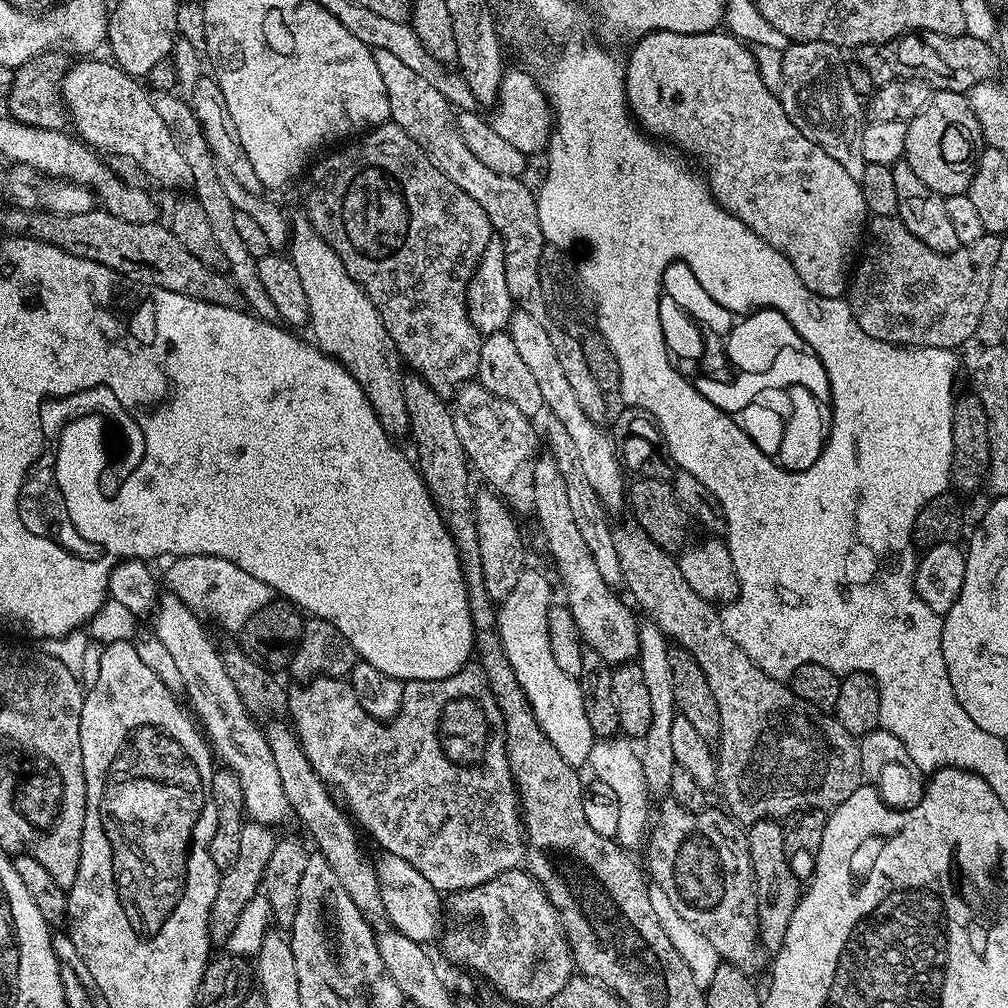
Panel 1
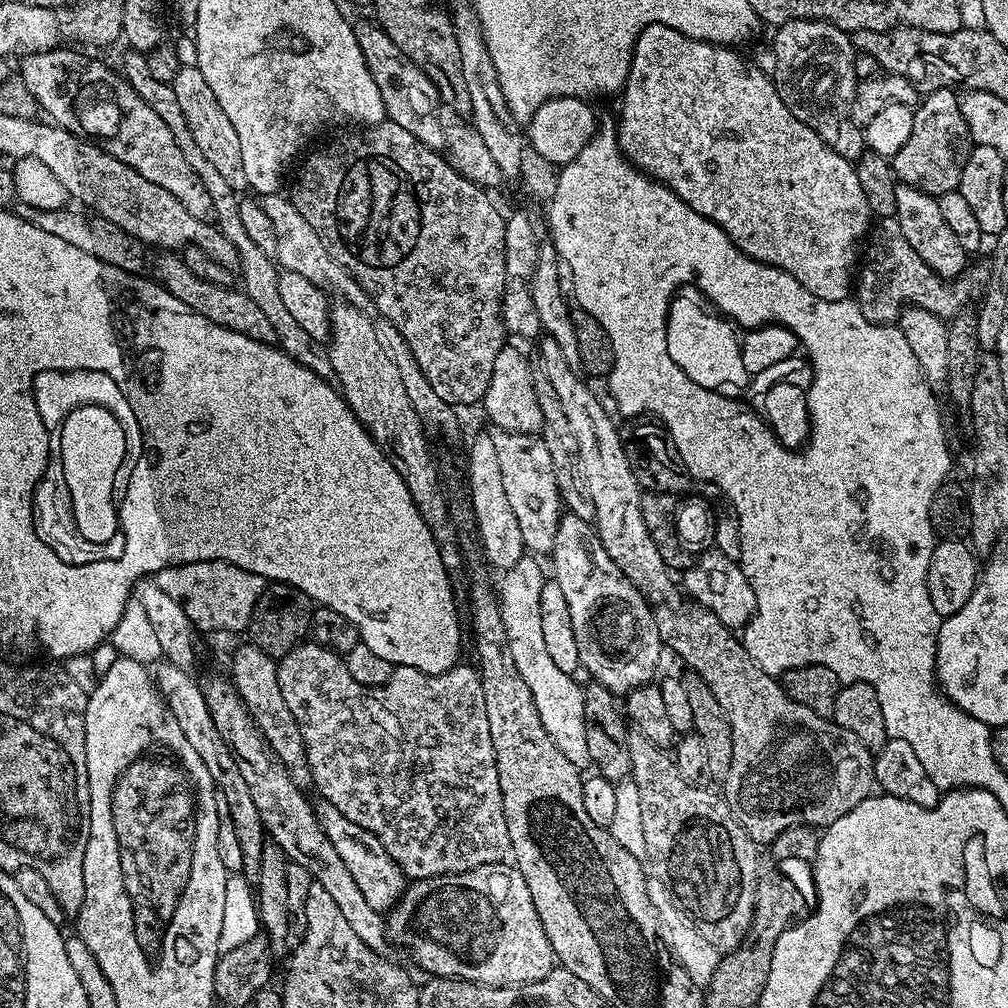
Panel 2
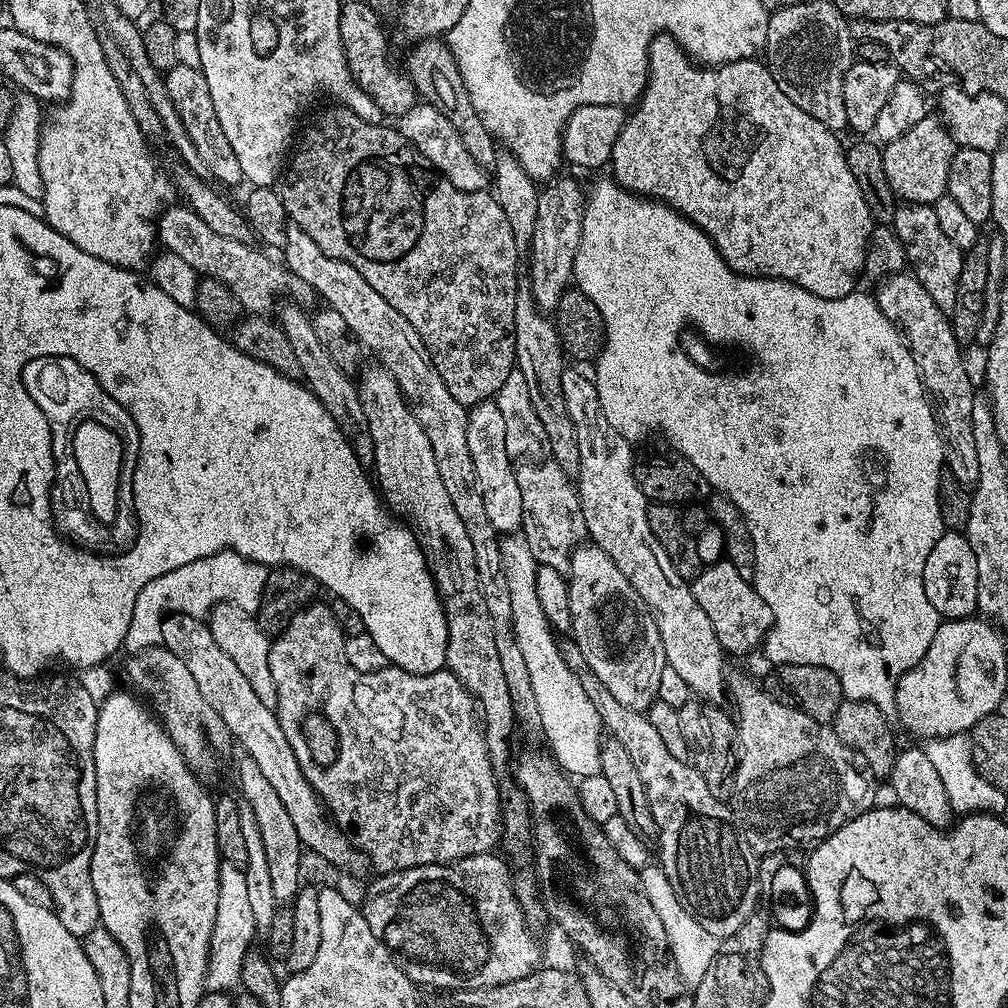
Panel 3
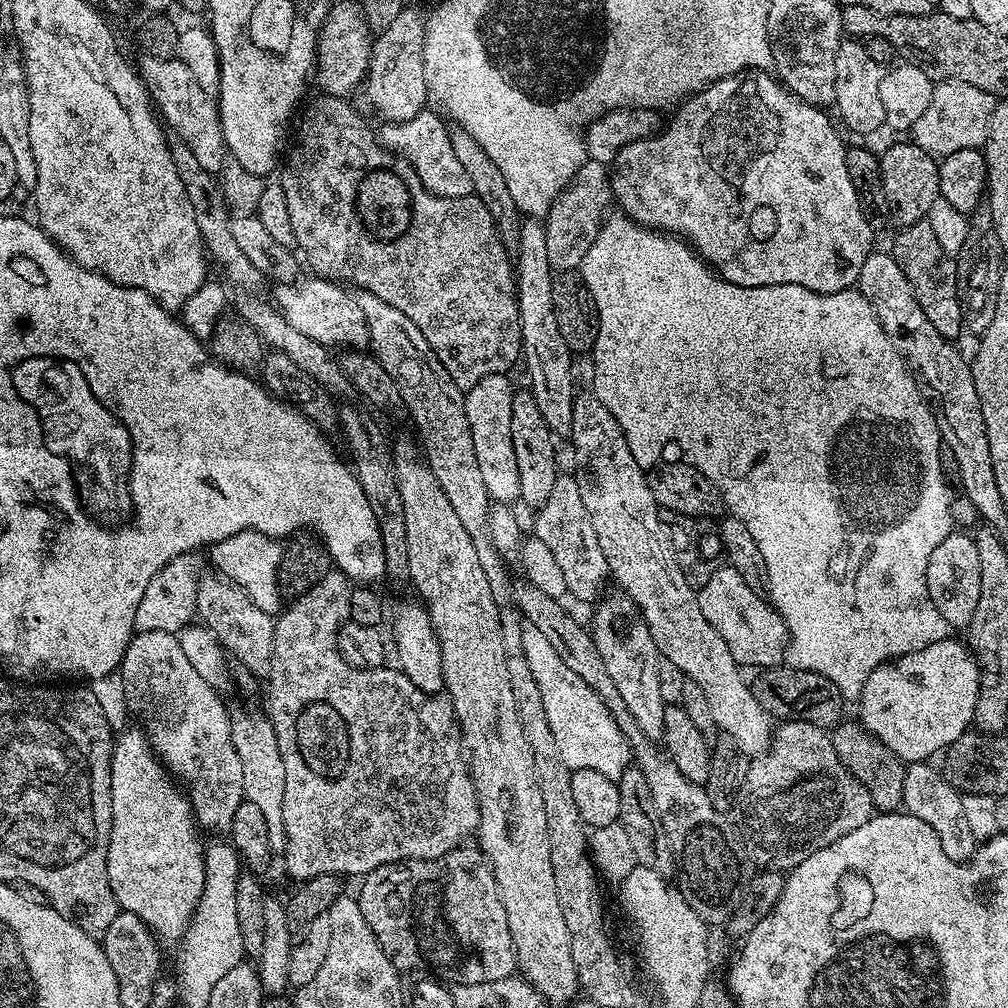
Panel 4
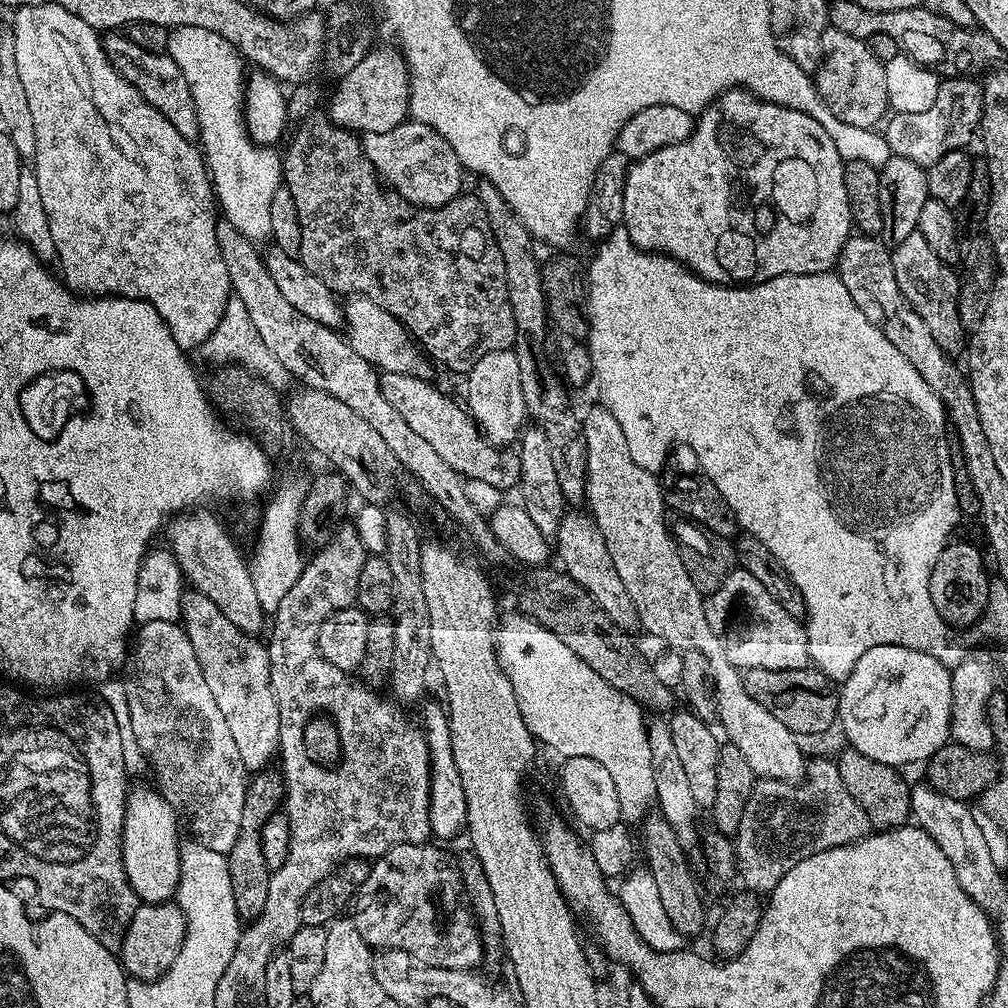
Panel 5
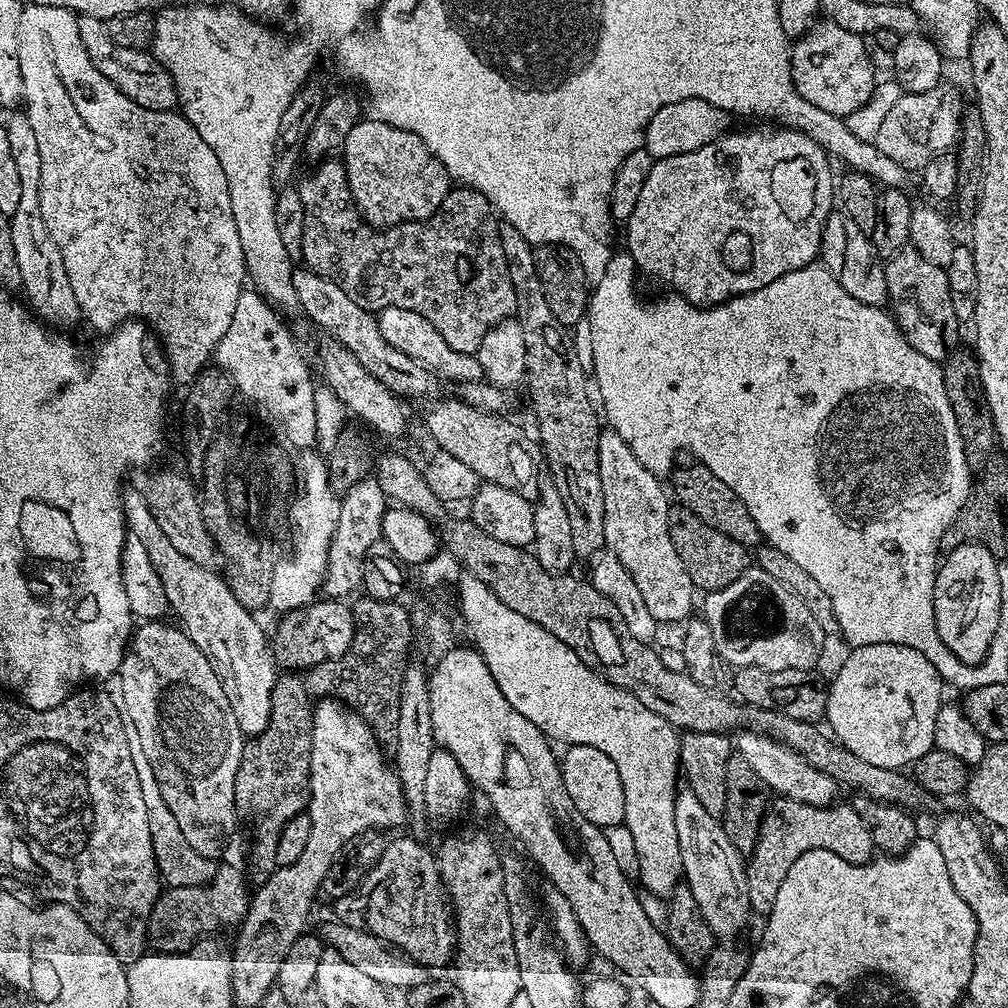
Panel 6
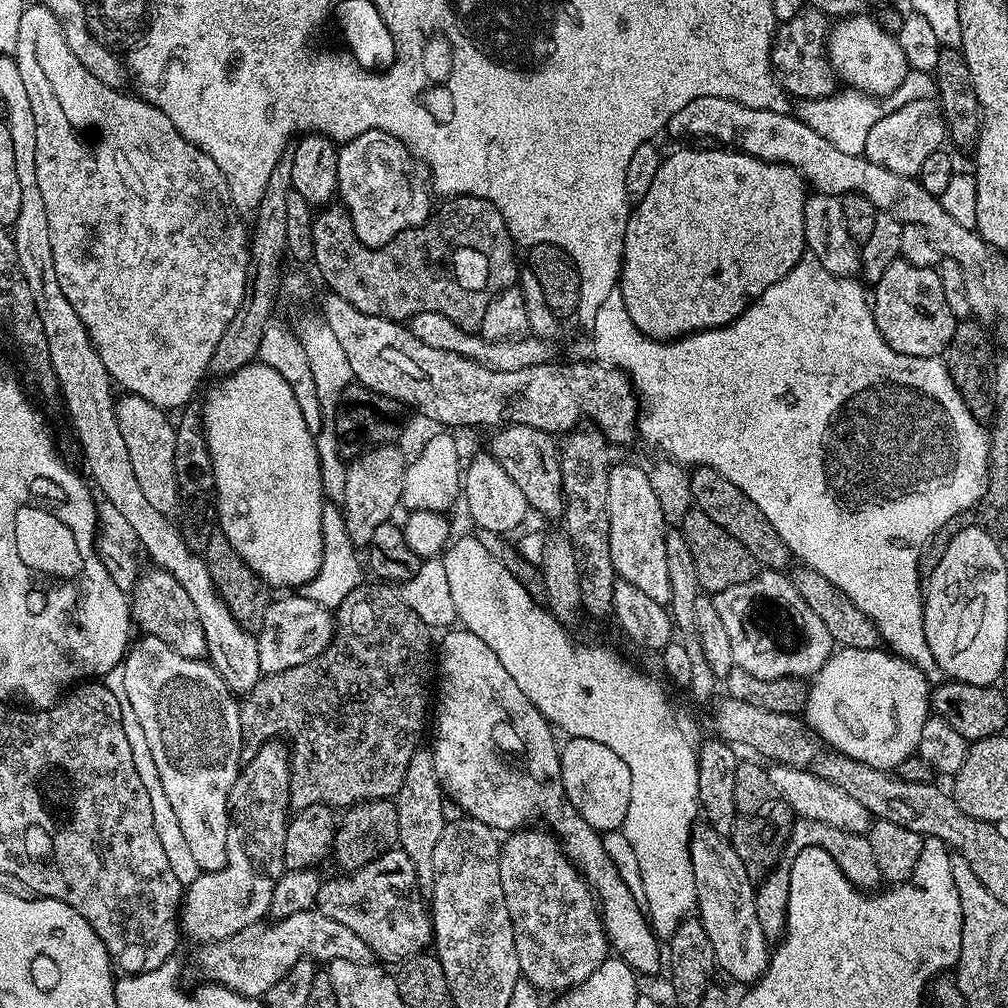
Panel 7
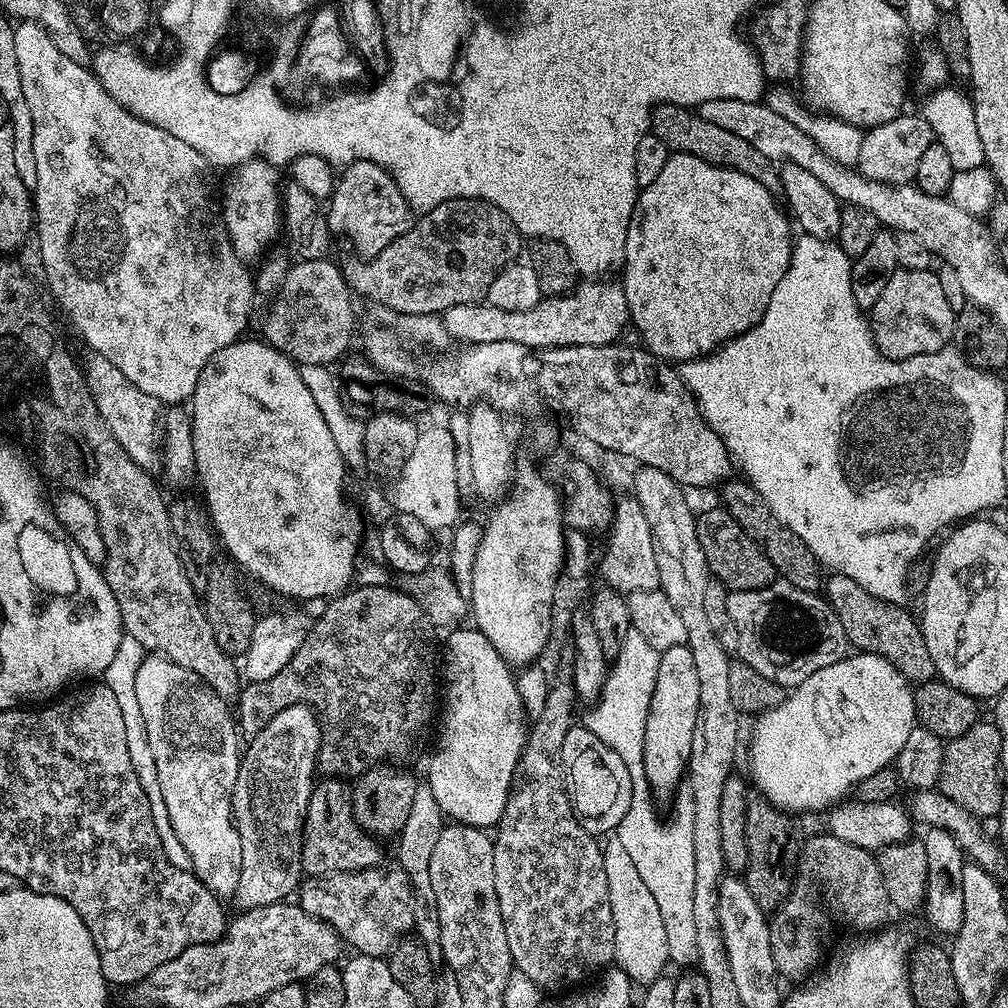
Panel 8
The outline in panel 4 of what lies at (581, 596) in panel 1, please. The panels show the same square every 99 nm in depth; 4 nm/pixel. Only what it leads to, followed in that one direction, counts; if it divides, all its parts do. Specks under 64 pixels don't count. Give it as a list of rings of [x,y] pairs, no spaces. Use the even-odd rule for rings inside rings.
[[[623,594],[615,595],[605,595],[595,605],[596,613],[592,616],[592,624],[590,623],[592,641],[610,678],[614,678],[618,694],[622,694],[622,702],[626,702],[626,710],[634,714],[634,722],[638,722],[648,740],[660,742],[664,738],[666,707],[658,686],[658,666],[662,657],[650,634],[650,626],[646,626],[646,618],[638,610],[636,603]]]

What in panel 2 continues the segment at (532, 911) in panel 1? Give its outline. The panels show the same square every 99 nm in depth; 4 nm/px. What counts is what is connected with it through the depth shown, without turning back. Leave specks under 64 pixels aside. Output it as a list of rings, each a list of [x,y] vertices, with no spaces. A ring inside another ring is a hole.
[[[508,862],[478,866],[474,870],[466,870],[465,872],[450,874],[449,876],[435,876],[434,878],[422,878],[421,880],[411,881],[405,887],[398,903],[387,913],[386,928],[390,933],[391,939],[395,943],[397,940],[412,955],[413,962],[422,971],[428,972],[424,974],[432,978],[473,980],[476,984],[529,984],[530,982],[538,982],[542,978],[546,978],[546,974],[550,974],[554,967],[550,938],[546,938],[546,930],[538,918],[538,910],[534,910],[534,898],[530,898],[530,890],[526,887],[526,878],[522,878],[519,870]]]

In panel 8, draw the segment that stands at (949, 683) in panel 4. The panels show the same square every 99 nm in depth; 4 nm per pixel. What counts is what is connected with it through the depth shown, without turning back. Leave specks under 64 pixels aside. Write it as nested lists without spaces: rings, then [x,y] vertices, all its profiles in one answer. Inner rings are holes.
[[[857,651],[849,654],[843,660],[834,662],[834,666],[822,666],[822,670],[817,670],[815,674],[810,674],[806,682],[802,682],[798,687],[791,689],[785,695],[784,701],[778,706],[774,706],[768,712],[761,712],[755,717],[756,729],[752,732],[752,780],[757,784],[759,795],[765,796],[770,803],[777,808],[784,809],[785,812],[801,814],[800,812],[820,812],[841,803],[844,796],[853,791],[857,784],[861,784],[870,774],[878,774],[878,770],[889,767],[895,761],[896,755],[906,746],[906,738],[910,738],[910,730],[917,727],[916,707],[914,706],[914,688],[899,670],[886,658],[882,658],[873,652]]]

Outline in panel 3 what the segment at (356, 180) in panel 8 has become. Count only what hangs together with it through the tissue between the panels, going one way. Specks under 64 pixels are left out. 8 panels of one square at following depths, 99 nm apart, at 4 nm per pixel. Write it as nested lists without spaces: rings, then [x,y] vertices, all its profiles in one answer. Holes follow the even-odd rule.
[[[418,102],[406,114],[398,118],[398,127],[403,136],[431,162],[433,168],[442,173],[458,190],[467,192],[483,192],[489,187],[490,176],[486,173],[485,165],[470,155],[462,138],[458,138],[458,130],[454,130],[450,118],[442,114],[433,104]]]

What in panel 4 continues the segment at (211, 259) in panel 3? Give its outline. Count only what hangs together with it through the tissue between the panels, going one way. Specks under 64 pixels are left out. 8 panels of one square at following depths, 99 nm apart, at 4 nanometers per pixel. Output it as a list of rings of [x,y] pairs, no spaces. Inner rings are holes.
[[[327,278],[311,279],[281,284],[276,288],[274,303],[286,322],[290,322],[290,326],[294,326],[296,330],[302,330],[306,338],[314,338],[314,342],[325,346],[341,344],[339,347],[344,350],[367,349],[368,327],[355,295],[347,287]]]

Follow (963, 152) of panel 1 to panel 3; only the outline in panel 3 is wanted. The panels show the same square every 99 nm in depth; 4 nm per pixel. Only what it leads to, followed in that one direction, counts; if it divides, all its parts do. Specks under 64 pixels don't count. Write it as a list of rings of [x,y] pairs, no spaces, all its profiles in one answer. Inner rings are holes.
[[[925,114],[922,122],[910,126],[902,138],[894,138],[894,142],[883,145],[882,166],[886,166],[886,178],[897,201],[933,205],[938,198],[945,196],[950,178],[950,161],[954,159],[957,147],[936,114]]]

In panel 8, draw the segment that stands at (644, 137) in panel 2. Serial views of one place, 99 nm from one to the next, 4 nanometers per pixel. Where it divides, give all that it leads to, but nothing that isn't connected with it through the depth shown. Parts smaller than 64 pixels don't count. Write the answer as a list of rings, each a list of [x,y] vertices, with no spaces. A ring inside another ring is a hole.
[[[672,152],[666,166],[662,166],[662,174],[658,174],[658,178],[654,178],[654,182],[650,182],[650,186],[639,189],[624,247],[622,283],[627,294],[630,324],[633,329],[636,327],[640,331],[640,336],[644,339],[641,340],[643,347],[647,348],[653,356],[658,356],[665,362],[696,360],[700,356],[707,356],[708,353],[717,351],[729,340],[734,339],[735,336],[741,336],[743,332],[757,324],[762,318],[762,314],[766,314],[766,306],[770,306],[774,286],[778,286],[778,282],[782,282],[792,261],[793,225],[790,220],[790,225],[788,225],[787,219],[789,220],[789,217],[786,215],[781,201],[770,190],[766,190],[766,186],[762,186],[762,182],[750,178],[750,174],[742,174],[733,168],[723,168],[717,164],[711,164],[694,154]]]

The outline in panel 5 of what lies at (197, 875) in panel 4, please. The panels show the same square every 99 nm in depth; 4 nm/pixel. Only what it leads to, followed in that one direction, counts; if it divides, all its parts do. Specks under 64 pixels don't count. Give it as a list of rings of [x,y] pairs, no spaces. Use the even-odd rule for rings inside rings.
[[[133,787],[124,807],[122,830],[122,862],[126,878],[134,894],[145,904],[171,901],[176,895],[180,877],[180,841],[182,833],[176,829],[178,817],[170,802],[155,787]]]

